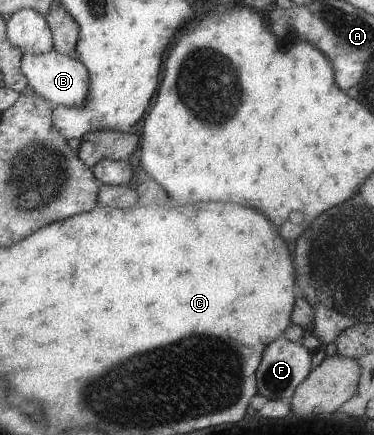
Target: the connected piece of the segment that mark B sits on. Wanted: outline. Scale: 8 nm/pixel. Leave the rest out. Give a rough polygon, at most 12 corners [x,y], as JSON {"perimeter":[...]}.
{"perimeter":[[21,54],[28,89],[81,108],[89,79],[72,55]]}

